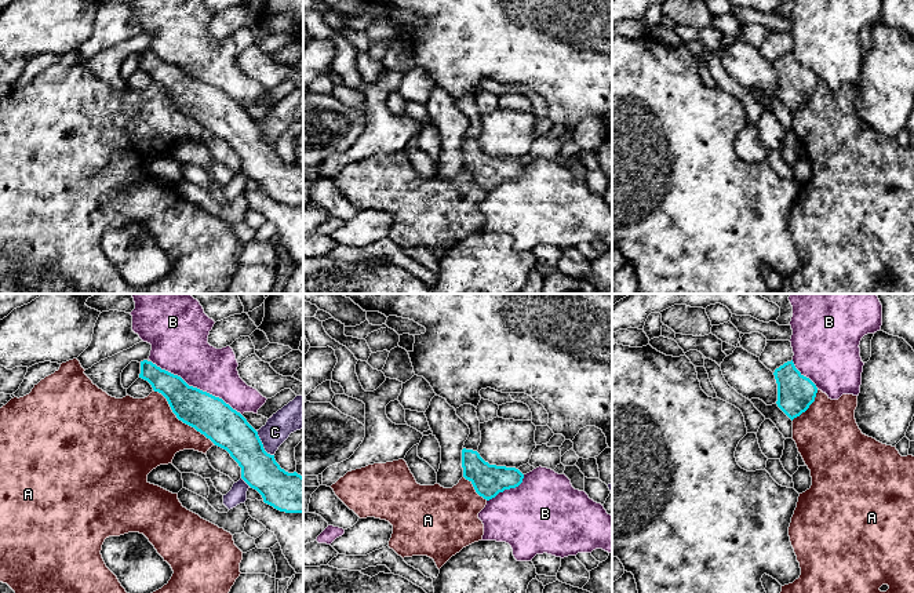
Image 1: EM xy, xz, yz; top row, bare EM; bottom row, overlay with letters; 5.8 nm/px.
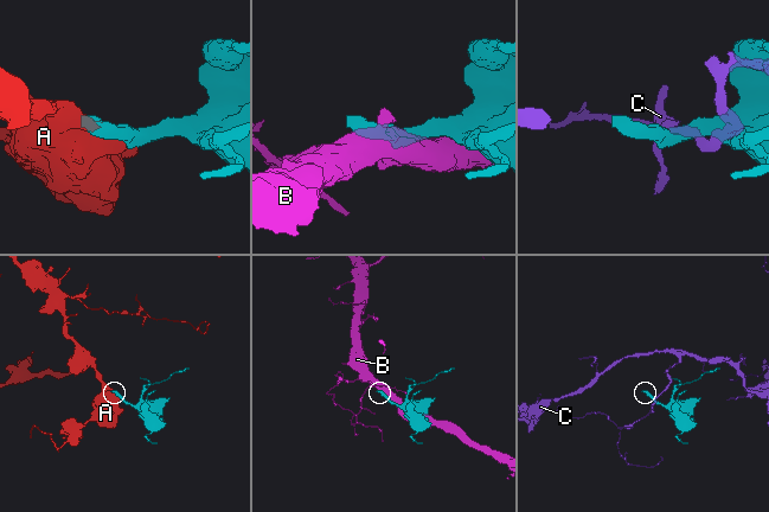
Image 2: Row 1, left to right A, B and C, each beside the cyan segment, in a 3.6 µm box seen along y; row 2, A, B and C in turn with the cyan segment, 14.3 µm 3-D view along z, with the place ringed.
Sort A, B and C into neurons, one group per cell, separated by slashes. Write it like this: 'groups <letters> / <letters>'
groups A / B / C

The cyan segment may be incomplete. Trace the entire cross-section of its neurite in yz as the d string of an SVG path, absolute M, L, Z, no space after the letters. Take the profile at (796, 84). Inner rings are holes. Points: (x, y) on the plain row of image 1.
M793 51L784 54L773 63L778 74L778 98L793 112L793 131L797 135L805 156L811 161L812 177L800 185L797 199L789 218L789 228L801 266L793 274L782 277L782 294L914 294L914 148L902 148L896 138L882 135L862 124L855 110L857 87L842 86L838 91L831 91L816 76L804 68L794 57Z

